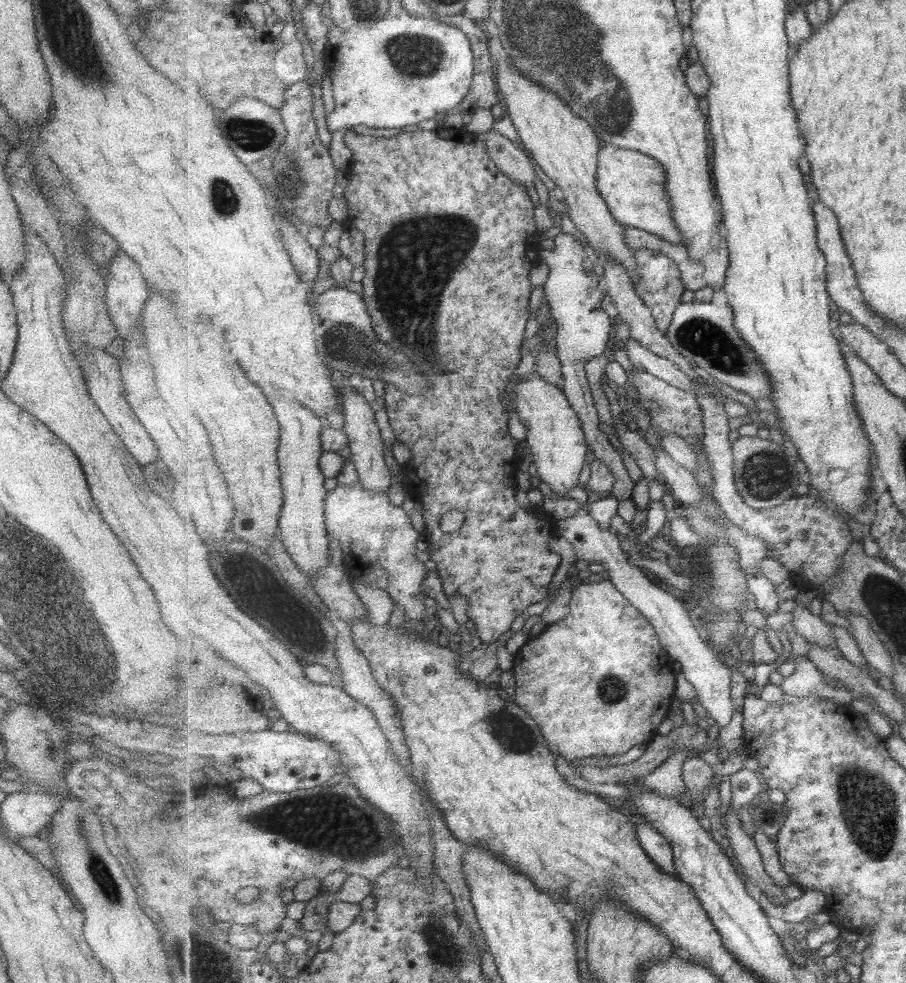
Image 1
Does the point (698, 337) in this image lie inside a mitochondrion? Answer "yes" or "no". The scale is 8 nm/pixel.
yes

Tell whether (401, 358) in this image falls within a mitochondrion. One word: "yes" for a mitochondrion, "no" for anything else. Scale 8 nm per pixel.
yes

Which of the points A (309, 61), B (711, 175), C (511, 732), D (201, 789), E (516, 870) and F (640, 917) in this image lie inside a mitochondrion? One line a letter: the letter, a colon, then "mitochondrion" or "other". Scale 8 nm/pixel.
A: other
B: other
C: mitochondrion
D: other
E: other
F: other

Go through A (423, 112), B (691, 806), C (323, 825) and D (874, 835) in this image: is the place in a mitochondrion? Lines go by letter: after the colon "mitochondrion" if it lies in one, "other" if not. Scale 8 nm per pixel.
A: other
B: other
C: mitochondrion
D: mitochondrion

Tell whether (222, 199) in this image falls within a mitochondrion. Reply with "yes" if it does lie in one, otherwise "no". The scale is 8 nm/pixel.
yes

